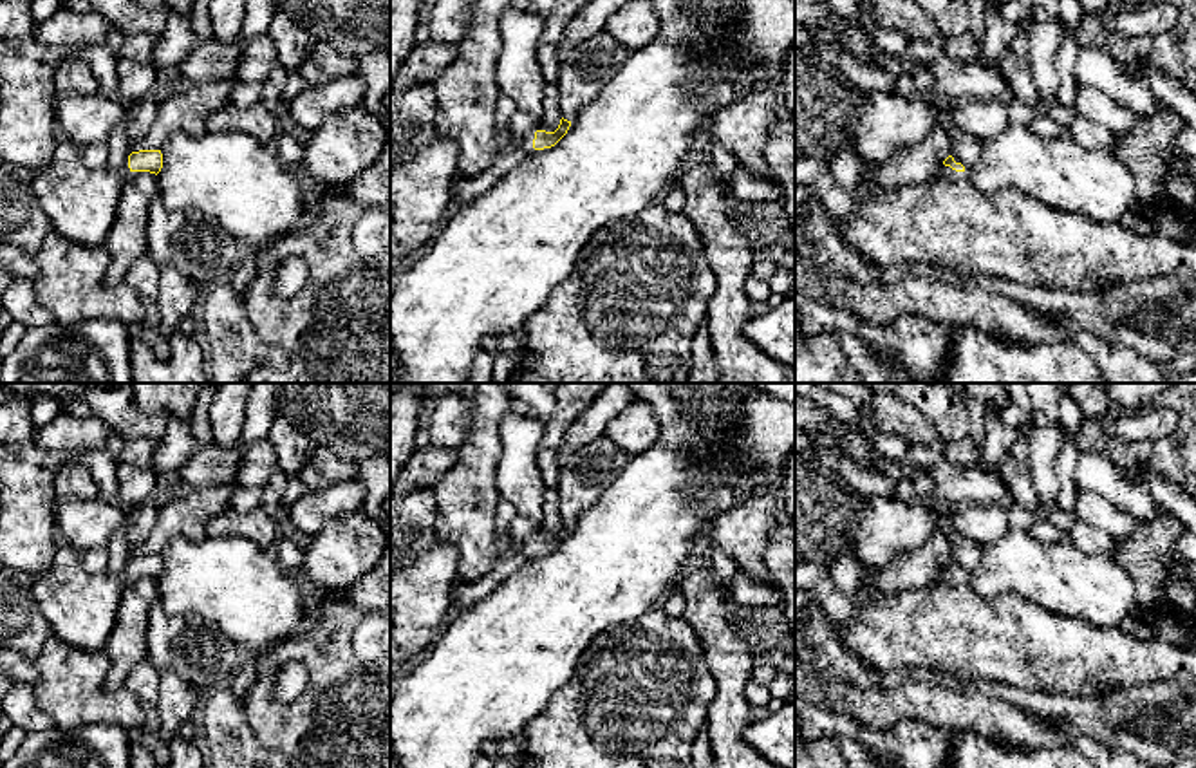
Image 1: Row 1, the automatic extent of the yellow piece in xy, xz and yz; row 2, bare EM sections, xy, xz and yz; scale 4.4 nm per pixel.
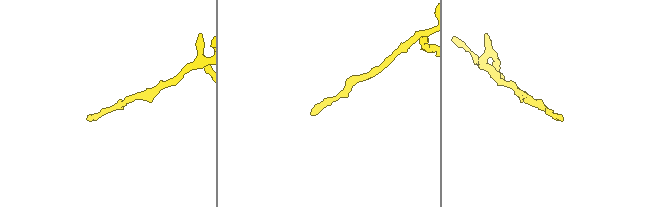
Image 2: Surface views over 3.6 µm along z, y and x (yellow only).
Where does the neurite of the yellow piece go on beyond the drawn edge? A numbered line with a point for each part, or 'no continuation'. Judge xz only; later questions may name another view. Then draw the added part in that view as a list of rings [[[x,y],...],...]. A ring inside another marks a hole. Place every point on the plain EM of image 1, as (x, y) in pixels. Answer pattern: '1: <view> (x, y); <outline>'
1: xz (467, 496); [[[475,383],[470,396],[468,434],[455,448],[457,461],[430,488],[437,501],[434,529],[437,539],[459,555],[457,582],[472,584],[486,576],[495,562],[509,555],[535,555],[535,540],[517,540],[497,533],[495,513],[500,501],[497,468],[500,461],[500,421],[511,416],[515,399],[502,383]]]

